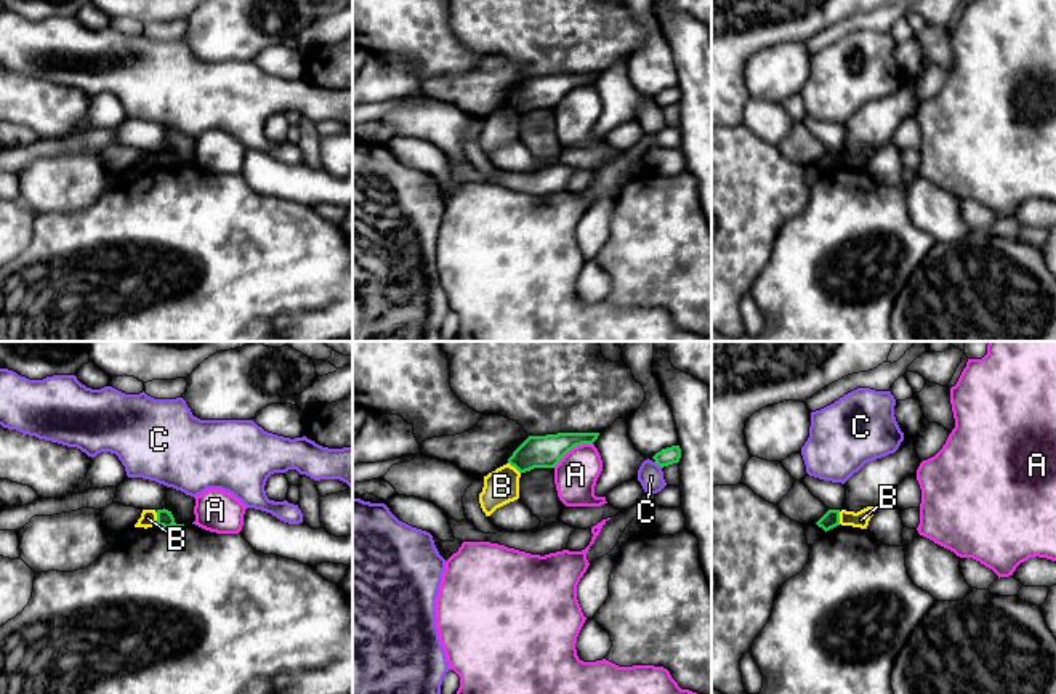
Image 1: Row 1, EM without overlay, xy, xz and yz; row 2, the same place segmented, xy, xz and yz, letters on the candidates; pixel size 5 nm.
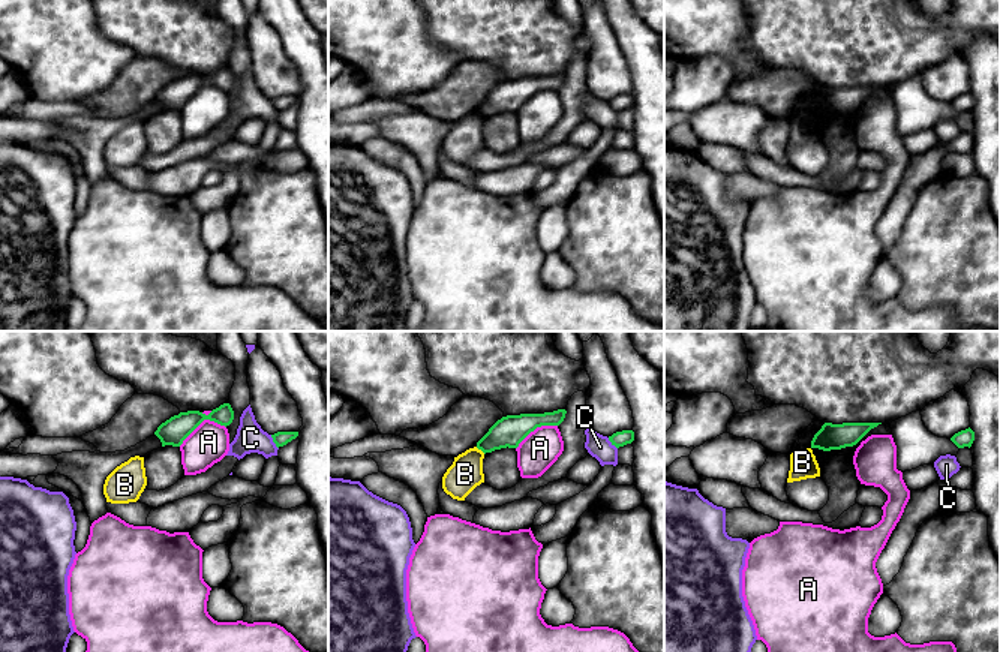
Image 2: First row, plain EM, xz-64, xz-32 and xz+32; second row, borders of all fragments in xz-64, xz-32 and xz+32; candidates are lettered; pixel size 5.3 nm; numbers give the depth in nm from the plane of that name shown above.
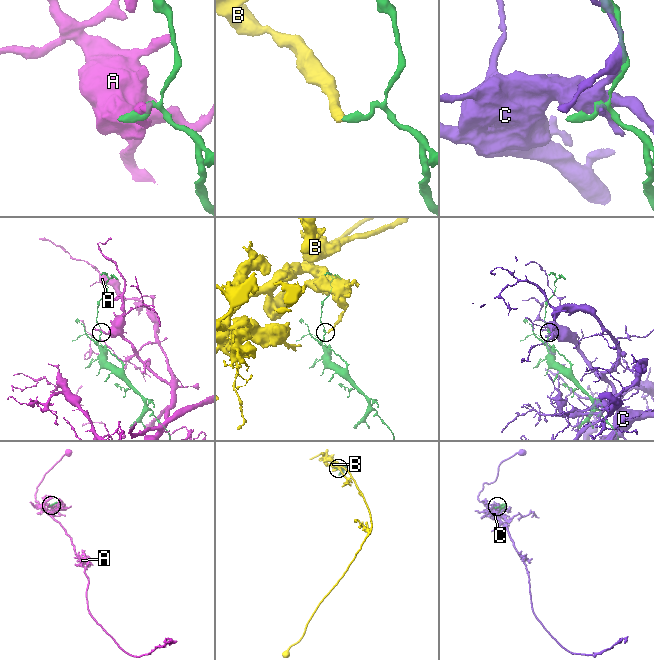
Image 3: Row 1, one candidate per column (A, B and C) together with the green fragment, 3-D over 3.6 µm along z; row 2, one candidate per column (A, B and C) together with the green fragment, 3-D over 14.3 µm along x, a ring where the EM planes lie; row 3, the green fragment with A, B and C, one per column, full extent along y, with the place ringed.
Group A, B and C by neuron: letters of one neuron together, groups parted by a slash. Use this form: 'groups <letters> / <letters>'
groups A / B / C

